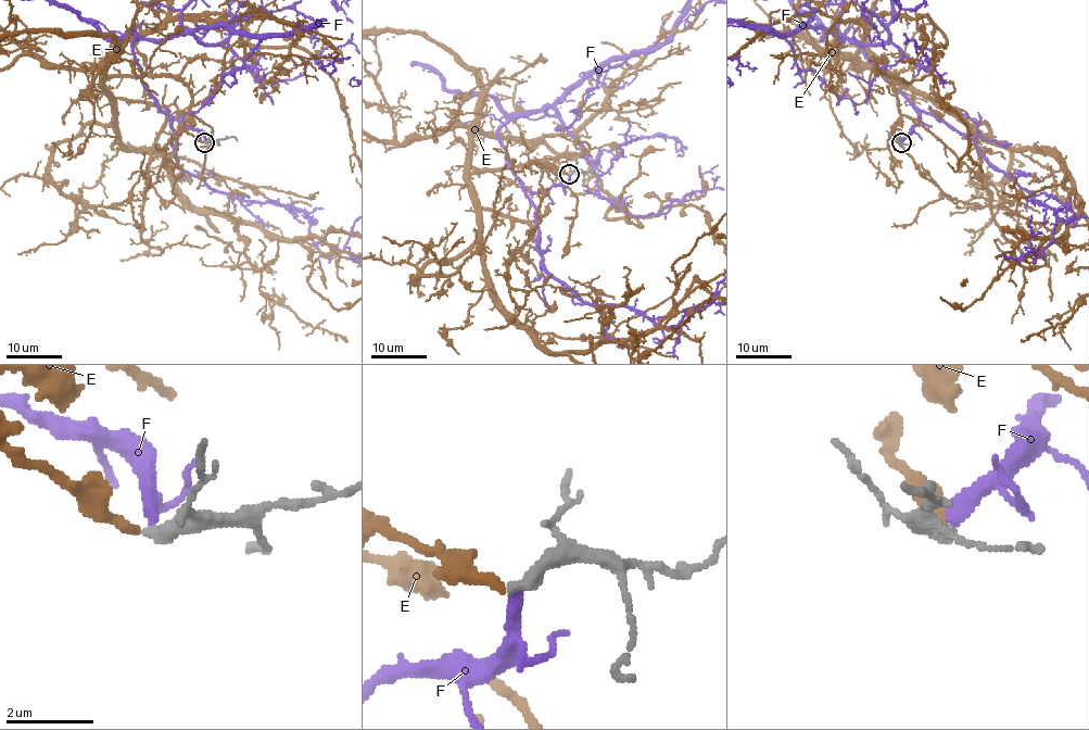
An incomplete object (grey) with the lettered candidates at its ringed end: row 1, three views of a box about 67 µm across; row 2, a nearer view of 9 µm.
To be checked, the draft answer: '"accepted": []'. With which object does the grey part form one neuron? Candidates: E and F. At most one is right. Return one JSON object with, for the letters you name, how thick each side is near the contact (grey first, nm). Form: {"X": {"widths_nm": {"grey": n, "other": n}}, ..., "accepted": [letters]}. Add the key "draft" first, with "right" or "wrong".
{"draft": "wrong", "E": {"widths_nm": {"grey": 320, "other": 240}}, "accepted": ["E"]}

